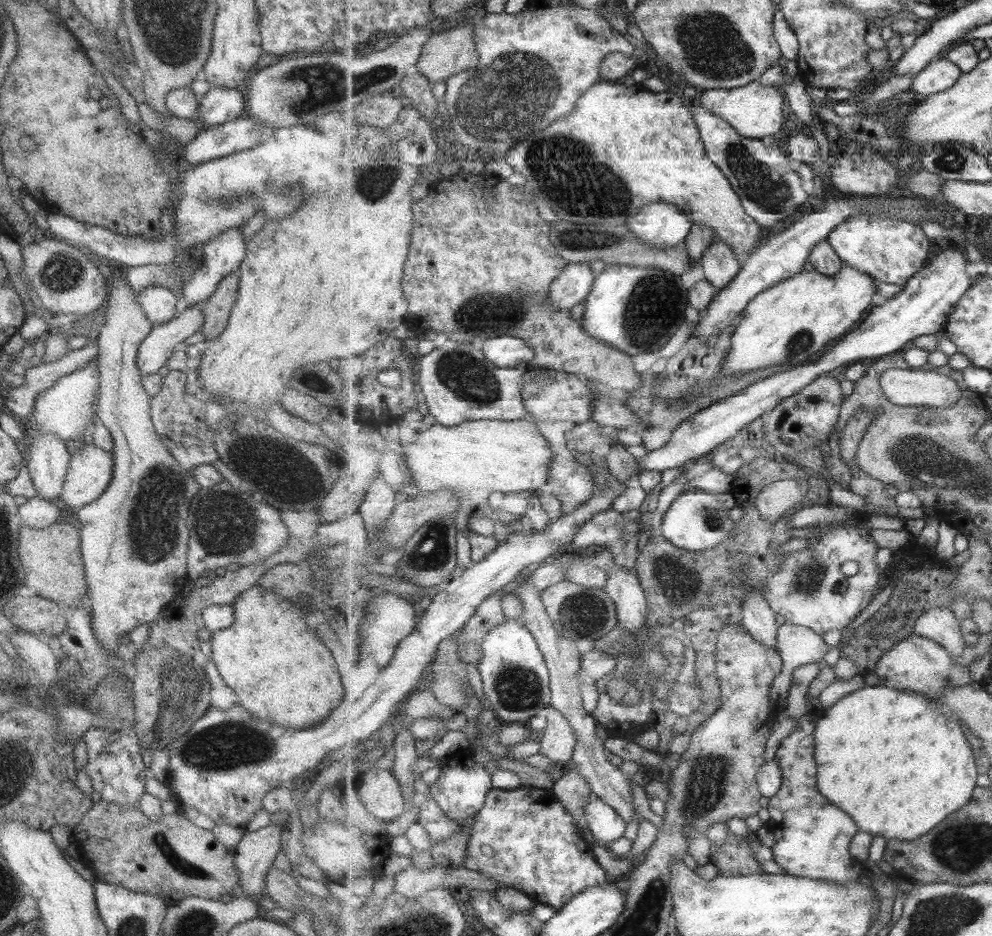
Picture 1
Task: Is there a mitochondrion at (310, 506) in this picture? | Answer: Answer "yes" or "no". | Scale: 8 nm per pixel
no

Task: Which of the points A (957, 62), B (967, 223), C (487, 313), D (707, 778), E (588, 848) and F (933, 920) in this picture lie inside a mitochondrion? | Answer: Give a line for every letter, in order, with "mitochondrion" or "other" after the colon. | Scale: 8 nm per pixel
A: other
B: other
C: mitochondrion
D: mitochondrion
E: other
F: mitochondrion

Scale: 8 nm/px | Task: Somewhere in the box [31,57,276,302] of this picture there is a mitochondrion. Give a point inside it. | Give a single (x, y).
(62, 274)

